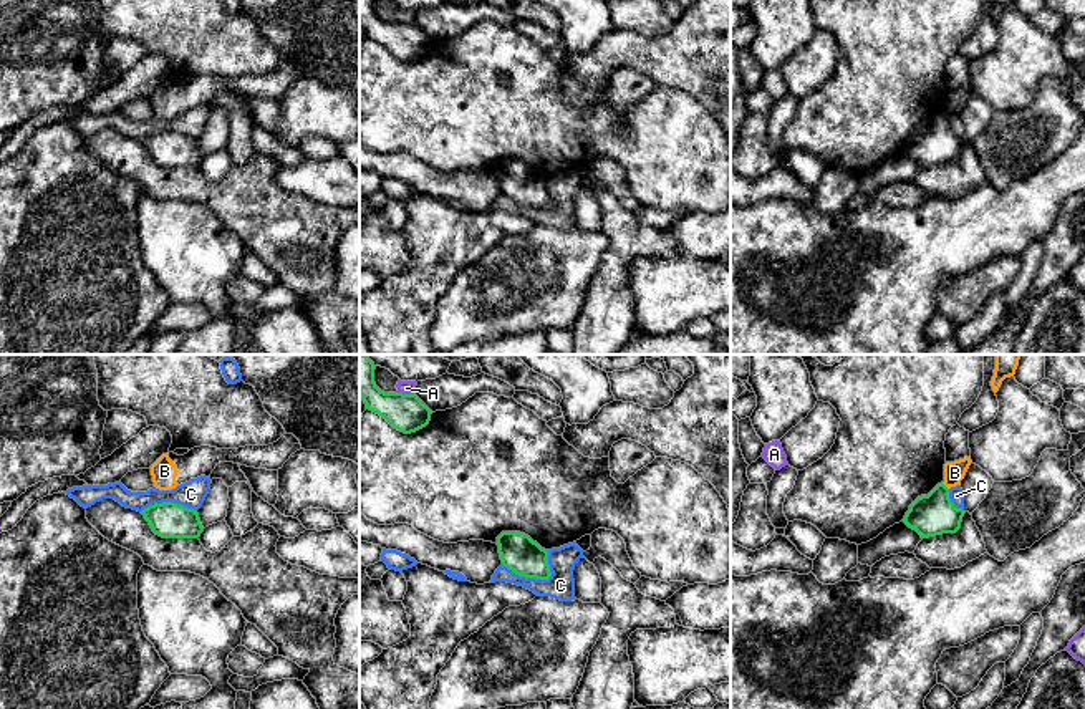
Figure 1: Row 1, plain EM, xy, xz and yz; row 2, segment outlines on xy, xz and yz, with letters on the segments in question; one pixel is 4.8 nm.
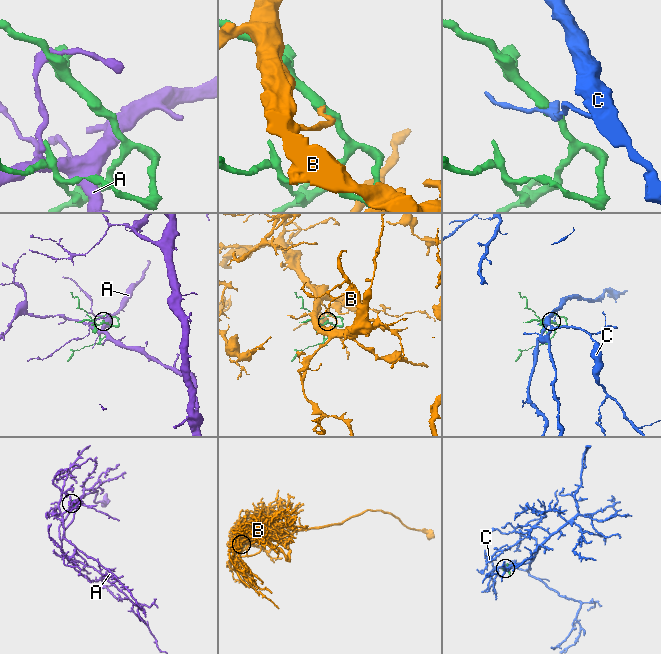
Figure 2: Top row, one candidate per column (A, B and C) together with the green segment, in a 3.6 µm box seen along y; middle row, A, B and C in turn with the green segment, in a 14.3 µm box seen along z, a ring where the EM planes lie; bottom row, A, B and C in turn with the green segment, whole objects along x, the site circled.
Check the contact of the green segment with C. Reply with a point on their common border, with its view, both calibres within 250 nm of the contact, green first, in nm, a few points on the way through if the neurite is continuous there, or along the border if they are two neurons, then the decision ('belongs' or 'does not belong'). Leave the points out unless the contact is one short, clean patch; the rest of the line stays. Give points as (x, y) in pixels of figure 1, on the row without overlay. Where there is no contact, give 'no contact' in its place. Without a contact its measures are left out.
meets green in xz at (527, 206); 180 nm thick on the green side, 140 nm on the other; border along xz (502, 192), (525, 206), (547, 207), (552, 202); does not belong

